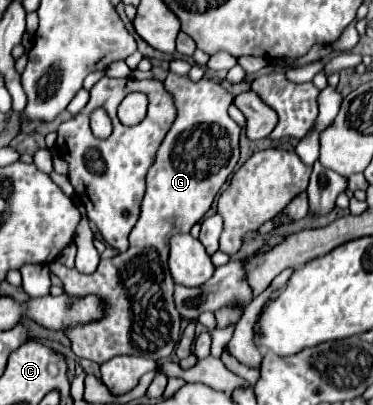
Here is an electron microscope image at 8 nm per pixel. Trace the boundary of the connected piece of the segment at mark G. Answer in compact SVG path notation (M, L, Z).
M170 73L164 81L166 91L174 97L176 105L176 119L164 137L154 163L150 165L150 171L146 173L146 195L142 199L142 211L140 219L136 221L132 233L130 233L130 249L126 253L118 253L112 259L102 259L98 269L90 275L78 273L76 269L68 269L62 263L54 261L50 263L50 271L60 277L64 283L64 291L74 297L82 295L98 295L104 301L108 301L106 317L96 323L88 323L86 327L78 325L66 335L72 341L72 351L80 359L90 359L96 363L104 363L116 355L142 355L150 357L154 361L168 359L180 339L180 313L174 307L174 281L168 271L168 241L176 233L188 233L194 223L198 223L206 211L210 209L214 195L220 191L228 175L234 171L238 163L238 137L240 127L238 123L228 115L228 105L232 103L234 95L224 89L220 83L214 83L210 79L200 79L198 83L190 81L190 77L180 77Z

